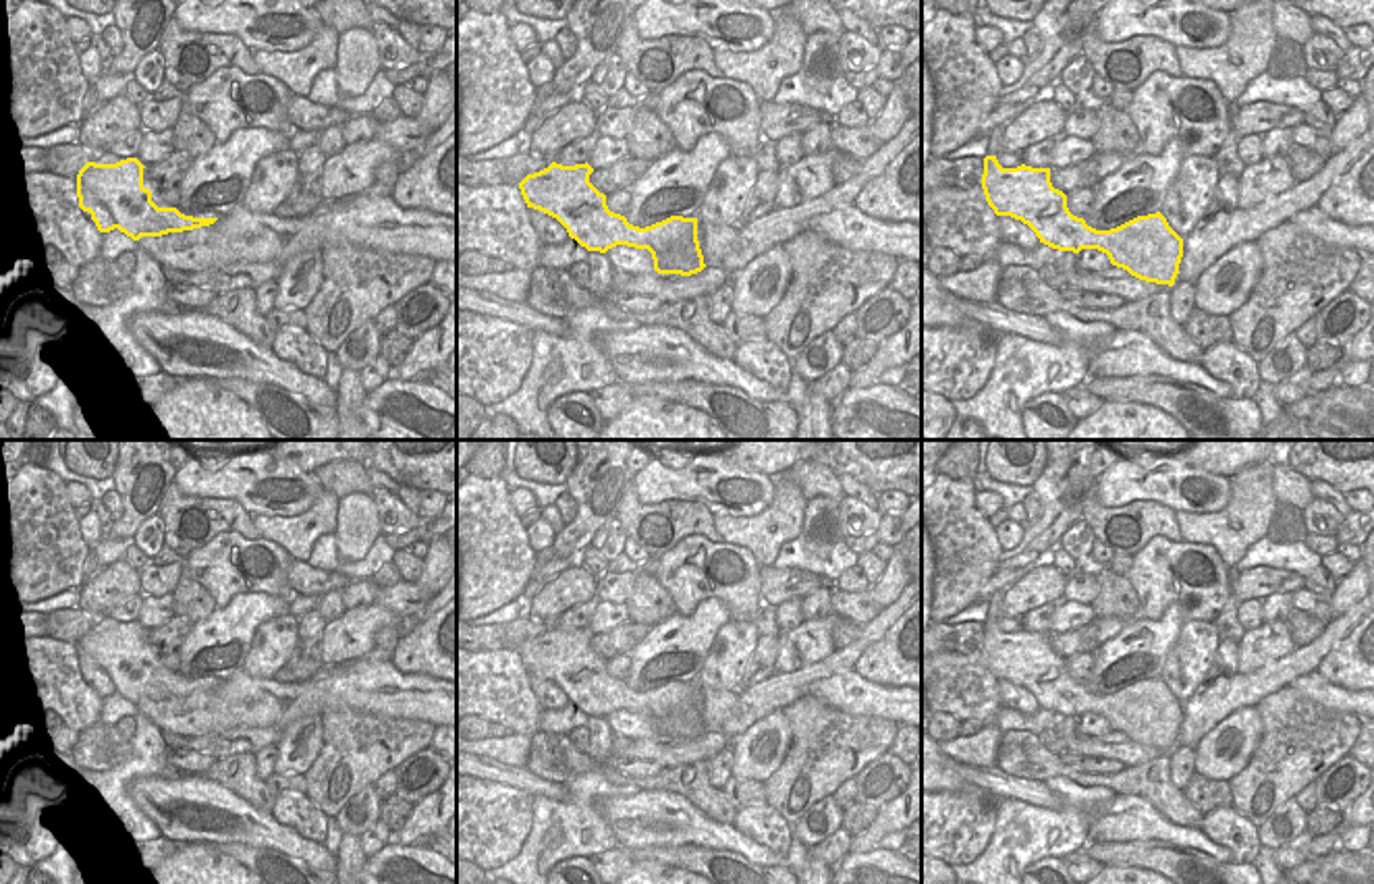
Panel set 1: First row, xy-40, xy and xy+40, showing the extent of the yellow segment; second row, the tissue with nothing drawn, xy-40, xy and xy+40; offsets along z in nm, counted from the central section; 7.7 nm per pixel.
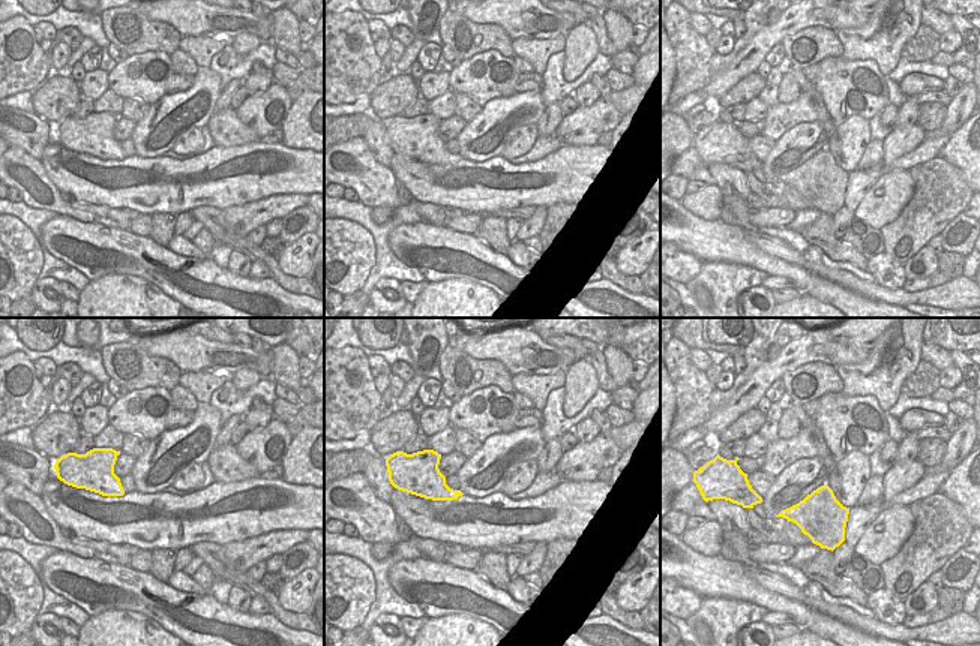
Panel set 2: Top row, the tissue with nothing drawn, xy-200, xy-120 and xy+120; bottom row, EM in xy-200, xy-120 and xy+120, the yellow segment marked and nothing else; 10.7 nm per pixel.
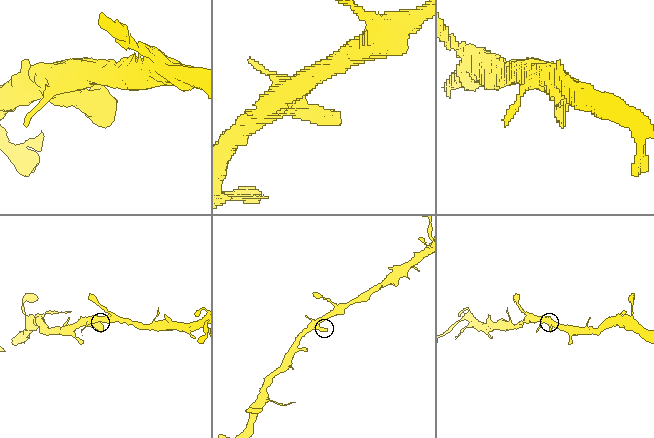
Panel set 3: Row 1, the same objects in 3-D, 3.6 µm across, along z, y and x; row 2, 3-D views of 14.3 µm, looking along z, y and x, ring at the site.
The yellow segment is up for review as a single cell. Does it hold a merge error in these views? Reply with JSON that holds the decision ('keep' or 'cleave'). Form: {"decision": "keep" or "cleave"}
{"decision": "keep"}

